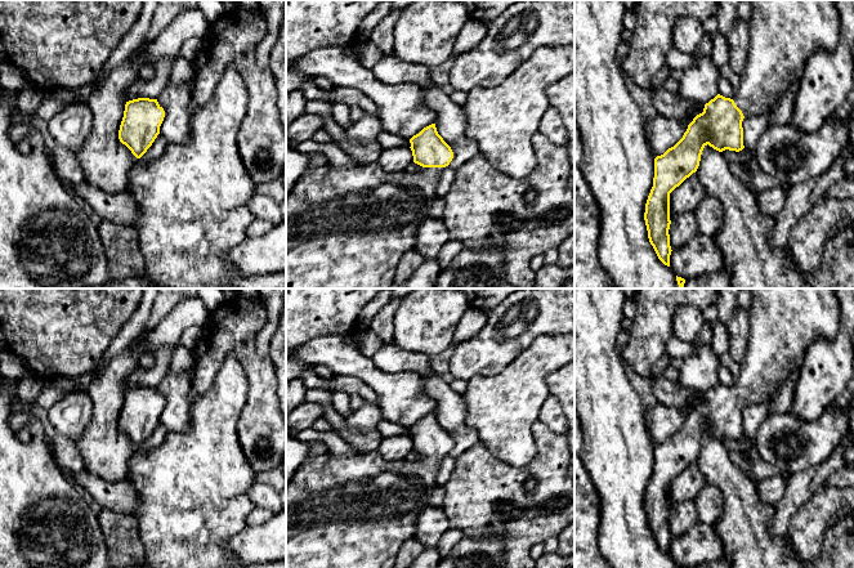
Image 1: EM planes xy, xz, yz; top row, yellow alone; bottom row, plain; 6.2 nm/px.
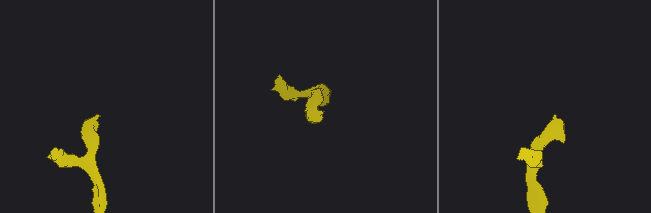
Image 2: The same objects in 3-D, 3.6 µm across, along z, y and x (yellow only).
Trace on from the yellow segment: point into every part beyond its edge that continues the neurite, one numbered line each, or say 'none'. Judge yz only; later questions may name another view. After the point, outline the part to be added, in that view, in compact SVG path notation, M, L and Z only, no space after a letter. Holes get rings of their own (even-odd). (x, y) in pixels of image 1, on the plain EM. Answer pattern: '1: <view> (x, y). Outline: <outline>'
1: yz (783, 322). Outline: M750 289L751 308L748 309L750 334L746 355L739 363L741 372L733 389L743 404L755 404L774 398L778 388L792 374L802 368L808 348L823 337L832 340L840 328L840 304L836 289Z

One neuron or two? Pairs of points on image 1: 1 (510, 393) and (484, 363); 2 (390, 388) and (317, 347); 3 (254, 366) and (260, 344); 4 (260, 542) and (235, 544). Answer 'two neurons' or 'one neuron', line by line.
1: two neurons
2: one neuron
3: two neurons
4: one neuron

